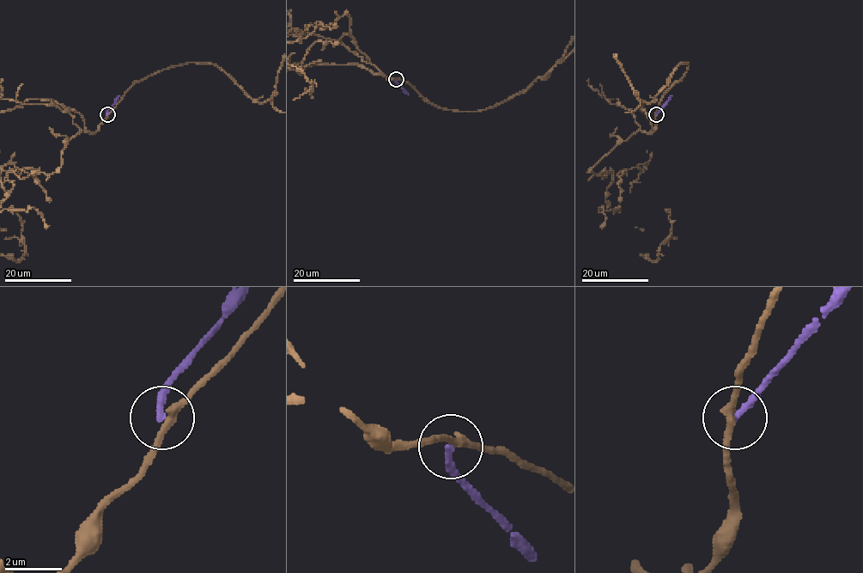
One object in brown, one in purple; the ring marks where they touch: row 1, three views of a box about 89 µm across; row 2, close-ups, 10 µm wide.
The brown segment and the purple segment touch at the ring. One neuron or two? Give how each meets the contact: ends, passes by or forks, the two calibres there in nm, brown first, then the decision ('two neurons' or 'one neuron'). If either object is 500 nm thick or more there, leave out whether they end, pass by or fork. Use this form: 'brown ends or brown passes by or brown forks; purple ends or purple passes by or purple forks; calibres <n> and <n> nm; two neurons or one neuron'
brown passes by; purple ends; calibres 260 and 240 nm; two neurons

